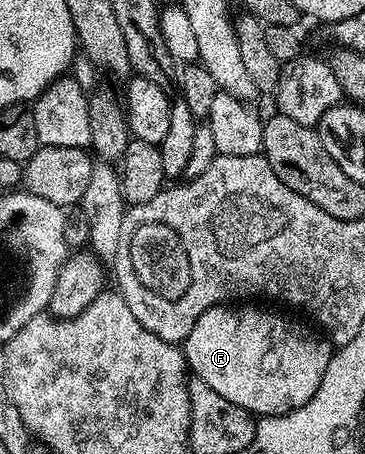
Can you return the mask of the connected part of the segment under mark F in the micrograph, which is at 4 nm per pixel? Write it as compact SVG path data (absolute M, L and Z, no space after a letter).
M225 302L206 310L206 314L202 314L202 318L194 322L194 330L190 330L190 334L182 341L184 356L188 360L191 375L206 382L206 386L226 398L226 402L242 406L257 418L281 416L314 398L324 381L334 352L327 339L319 335L316 337L298 321L291 320L288 316L279 316L276 312L267 312L264 308L248 307L252 306L233 306Z

